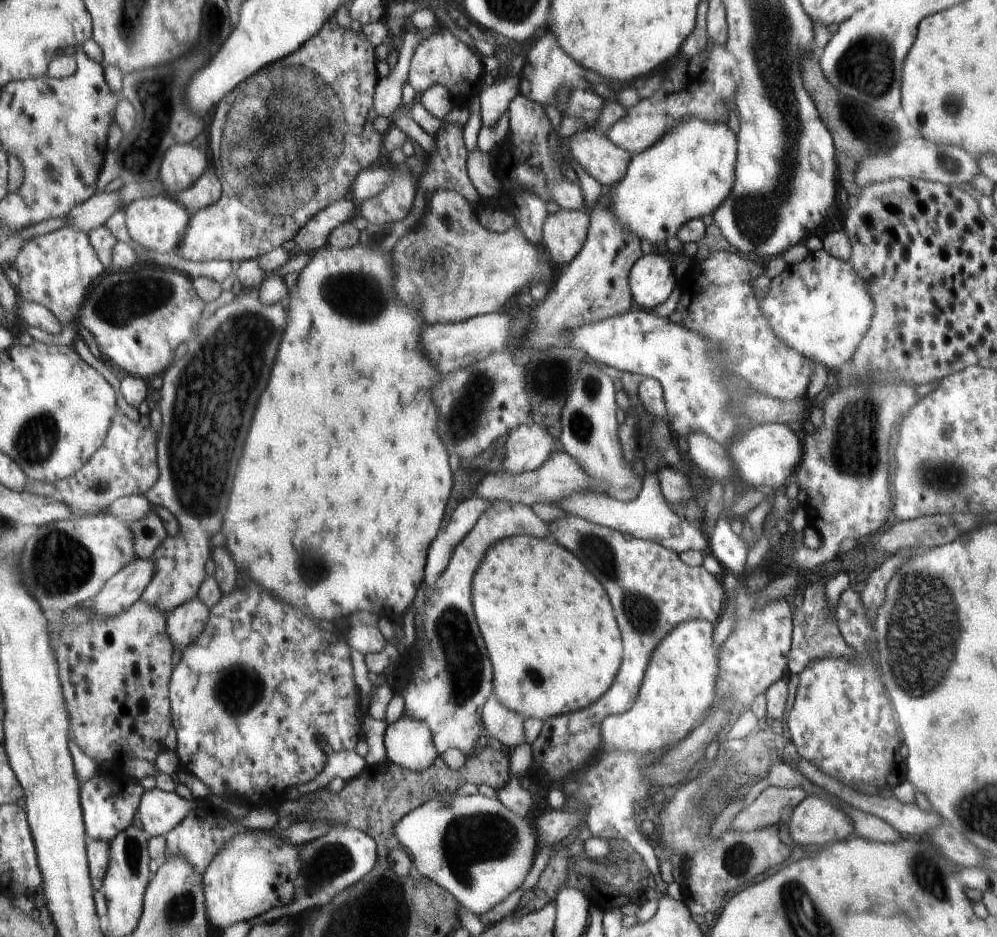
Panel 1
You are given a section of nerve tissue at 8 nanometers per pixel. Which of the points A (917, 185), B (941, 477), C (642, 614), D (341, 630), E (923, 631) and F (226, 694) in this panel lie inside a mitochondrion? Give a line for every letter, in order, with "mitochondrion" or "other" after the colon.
A: other
B: mitochondrion
C: mitochondrion
D: other
E: mitochondrion
F: mitochondrion

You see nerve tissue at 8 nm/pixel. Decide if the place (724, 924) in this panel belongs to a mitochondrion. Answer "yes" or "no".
no

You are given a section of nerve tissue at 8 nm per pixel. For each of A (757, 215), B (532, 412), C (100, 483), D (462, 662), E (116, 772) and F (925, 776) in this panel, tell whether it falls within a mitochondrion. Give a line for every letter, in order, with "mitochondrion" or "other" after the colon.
A: mitochondrion
B: other
C: mitochondrion
D: mitochondrion
E: other
F: other

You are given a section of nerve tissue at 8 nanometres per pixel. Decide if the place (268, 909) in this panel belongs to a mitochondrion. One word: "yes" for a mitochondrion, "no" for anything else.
no

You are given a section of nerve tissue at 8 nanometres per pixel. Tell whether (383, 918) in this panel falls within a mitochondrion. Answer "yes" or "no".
yes

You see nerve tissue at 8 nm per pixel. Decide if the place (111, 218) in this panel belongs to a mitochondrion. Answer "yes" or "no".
no

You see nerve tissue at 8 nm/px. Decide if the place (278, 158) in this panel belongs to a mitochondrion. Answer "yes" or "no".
yes

